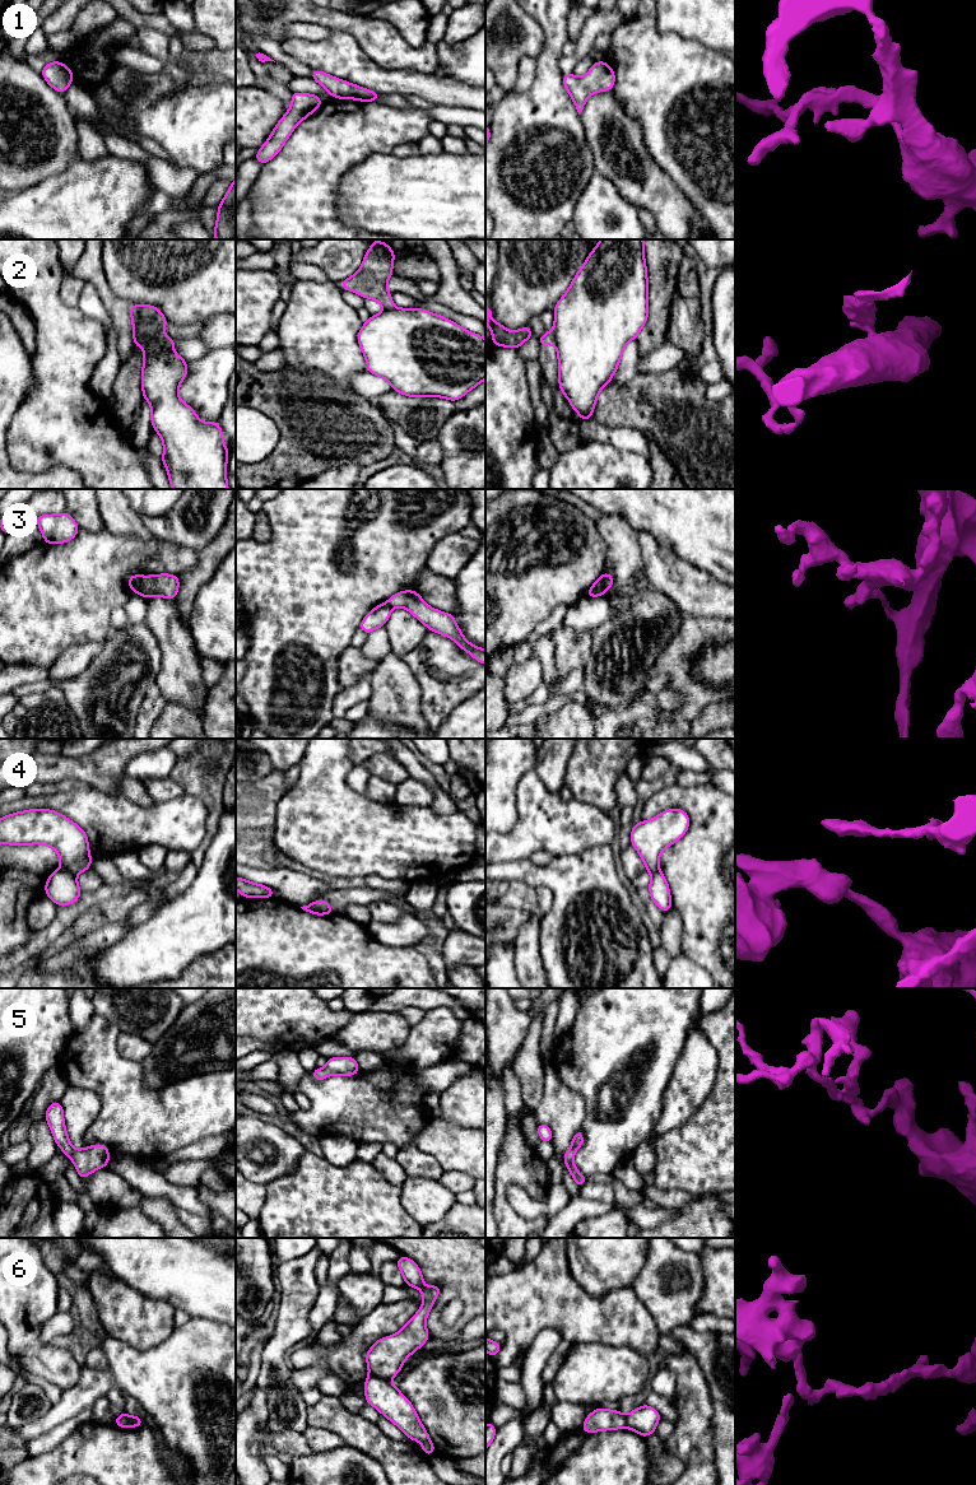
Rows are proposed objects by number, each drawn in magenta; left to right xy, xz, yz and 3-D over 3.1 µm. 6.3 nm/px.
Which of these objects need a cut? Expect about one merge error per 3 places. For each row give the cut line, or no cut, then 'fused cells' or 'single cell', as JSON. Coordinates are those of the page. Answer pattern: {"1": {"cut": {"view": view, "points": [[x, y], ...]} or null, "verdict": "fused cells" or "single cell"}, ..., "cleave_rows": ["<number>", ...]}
{"1": {"cut": null, "verdict": "single cell"}, "2": {"cut": {"view": "yz", "points": [[552, 330], [556, 344]]}, "verdict": "fused cells"}, "3": {"cut": {"view": "xy", "points": [[140, 576], [135, 591]]}, "verdict": "fused cells"}, "4": {"cut": {"view": "xy", "points": [[60, 869], [75, 875]]}, "verdict": "fused cells"}, "5": {"cut": null, "verdict": "single cell"}, "6": {"cut": {"view": "xz", "points": [[370, 1373], [387, 1381]]}, "verdict": "fused cells"}, "cleave_rows": ["2", "3", "4", "6"]}

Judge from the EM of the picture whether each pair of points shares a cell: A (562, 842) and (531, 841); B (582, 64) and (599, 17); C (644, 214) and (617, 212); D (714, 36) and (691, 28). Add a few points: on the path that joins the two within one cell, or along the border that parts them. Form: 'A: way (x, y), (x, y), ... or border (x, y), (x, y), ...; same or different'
A: way (554, 838), (539, 838); same
B: border (588, 55), (576, 64), (572, 71); different
C: border (637, 209), (637, 217), (644, 226); different
D: way (709, 31), (706, 28), (696, 28); same

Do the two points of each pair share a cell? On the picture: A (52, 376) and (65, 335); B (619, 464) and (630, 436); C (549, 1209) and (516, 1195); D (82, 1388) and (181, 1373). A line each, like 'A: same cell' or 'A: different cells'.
A: same cell
B: different cells
C: same cell
D: same cell

